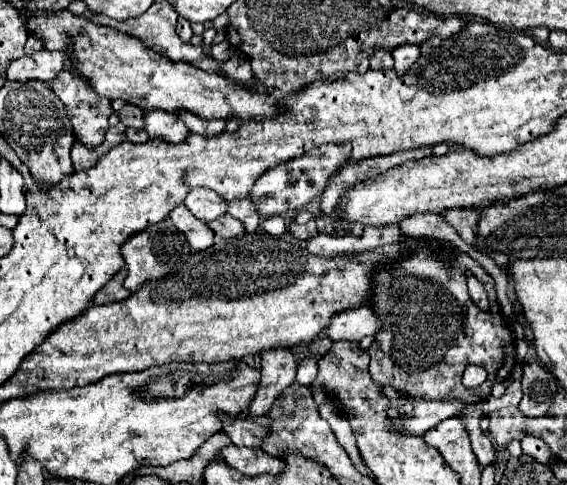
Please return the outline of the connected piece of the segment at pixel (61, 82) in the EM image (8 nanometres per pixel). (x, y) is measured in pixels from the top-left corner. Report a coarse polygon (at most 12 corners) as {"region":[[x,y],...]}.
{"region":[[62,70],[50,88],[64,102],[76,140],[98,146],[114,112],[86,78]]}

